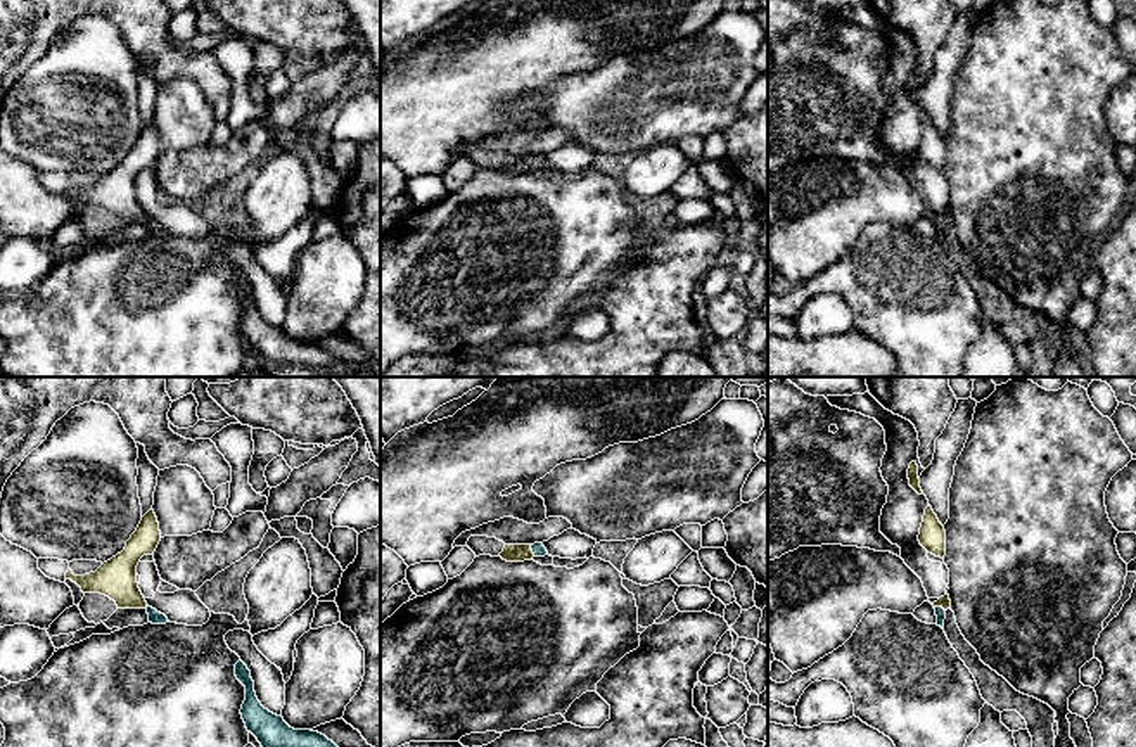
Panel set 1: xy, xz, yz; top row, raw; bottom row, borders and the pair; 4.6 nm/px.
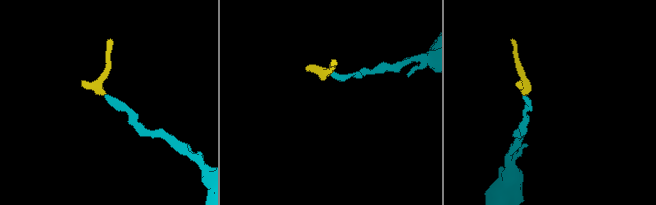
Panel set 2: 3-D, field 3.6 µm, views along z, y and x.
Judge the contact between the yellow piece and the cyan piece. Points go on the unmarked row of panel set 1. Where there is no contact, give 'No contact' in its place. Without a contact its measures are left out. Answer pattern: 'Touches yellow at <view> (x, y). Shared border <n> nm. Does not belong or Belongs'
Touches yellow at xz (531, 163). Shared border 60 nm. Belongs

